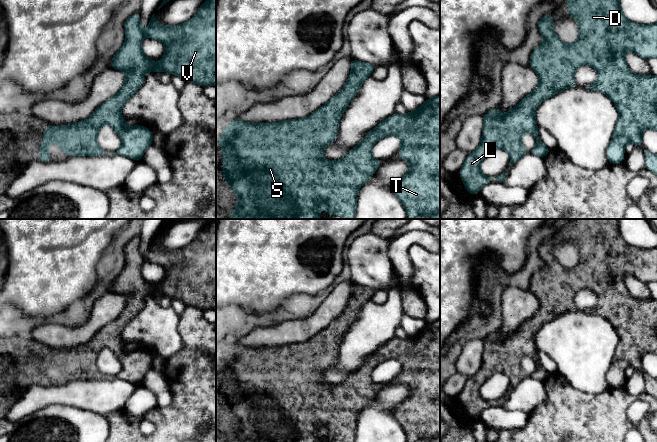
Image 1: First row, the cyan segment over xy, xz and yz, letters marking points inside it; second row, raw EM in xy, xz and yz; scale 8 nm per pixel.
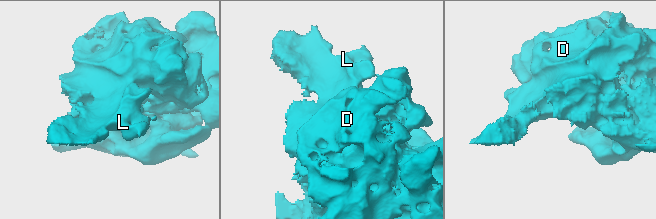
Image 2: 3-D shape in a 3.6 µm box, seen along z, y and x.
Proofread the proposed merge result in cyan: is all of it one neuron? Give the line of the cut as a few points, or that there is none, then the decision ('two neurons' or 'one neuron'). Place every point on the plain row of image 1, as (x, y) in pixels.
no cut | one neuron

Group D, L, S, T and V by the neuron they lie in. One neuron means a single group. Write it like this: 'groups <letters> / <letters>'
groups D L S T V

